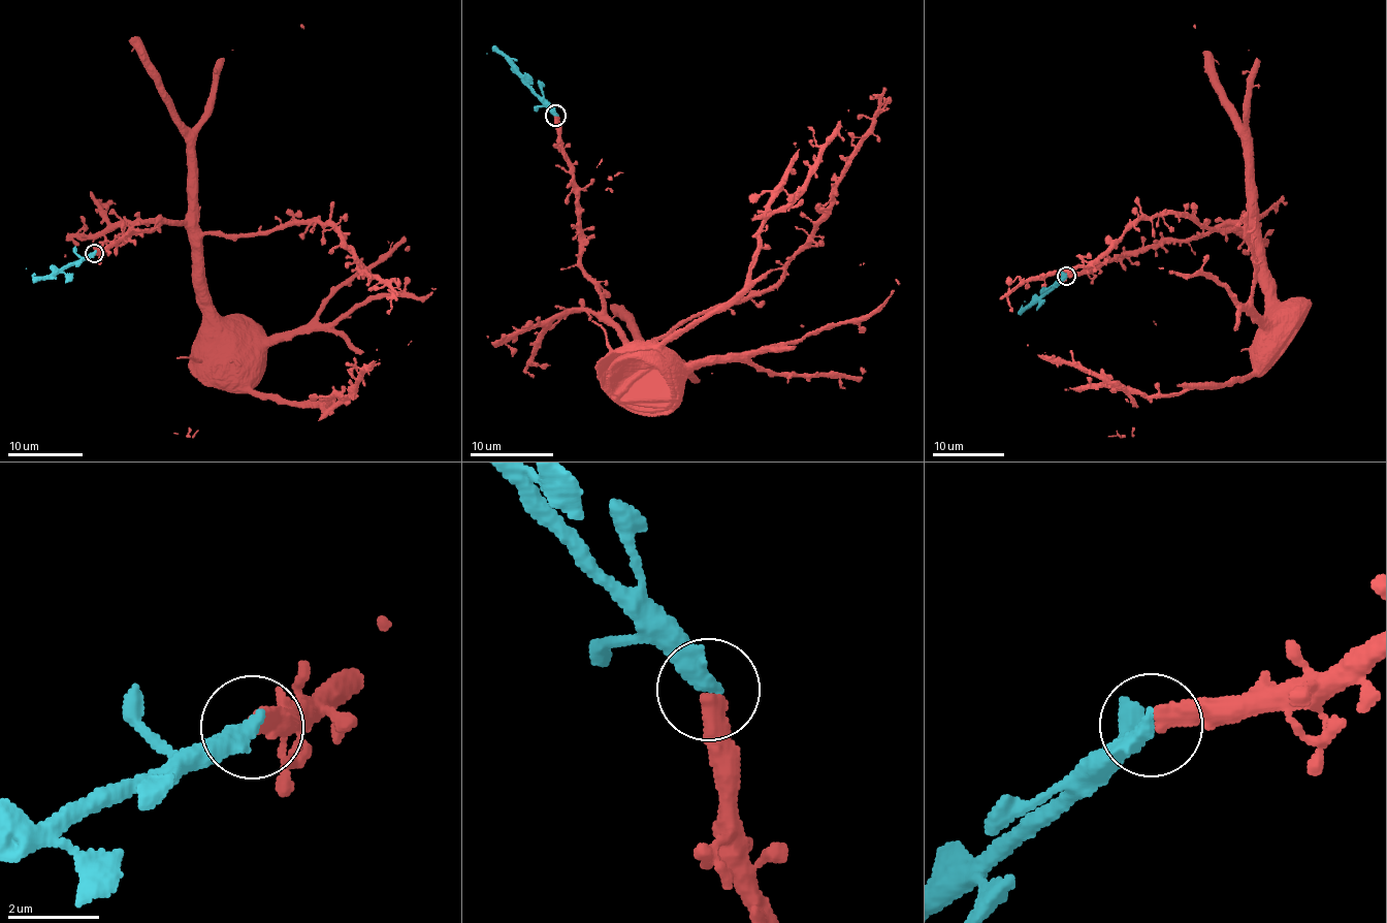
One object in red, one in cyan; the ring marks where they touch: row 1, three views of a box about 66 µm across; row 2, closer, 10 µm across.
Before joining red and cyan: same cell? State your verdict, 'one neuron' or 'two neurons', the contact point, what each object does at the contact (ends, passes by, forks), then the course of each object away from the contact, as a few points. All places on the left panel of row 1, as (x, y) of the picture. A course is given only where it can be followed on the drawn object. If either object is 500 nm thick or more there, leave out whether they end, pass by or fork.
one neuron; place (94, 253); red ends; cyan ends; course red (95, 253), (131, 231), (184, 224), (196, 251), (197, 284), (211, 305), (213, 336), (233, 355); course cyan (94, 253), (44, 277), (26, 268)

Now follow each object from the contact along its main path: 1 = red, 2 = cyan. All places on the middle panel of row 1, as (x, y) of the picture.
1: (556, 117), (558, 148), (576, 191), (581, 267), (607, 321), (631, 345), (631, 358), (649, 355)
2: (556, 115), (505, 58), (495, 51), (486, 53)

